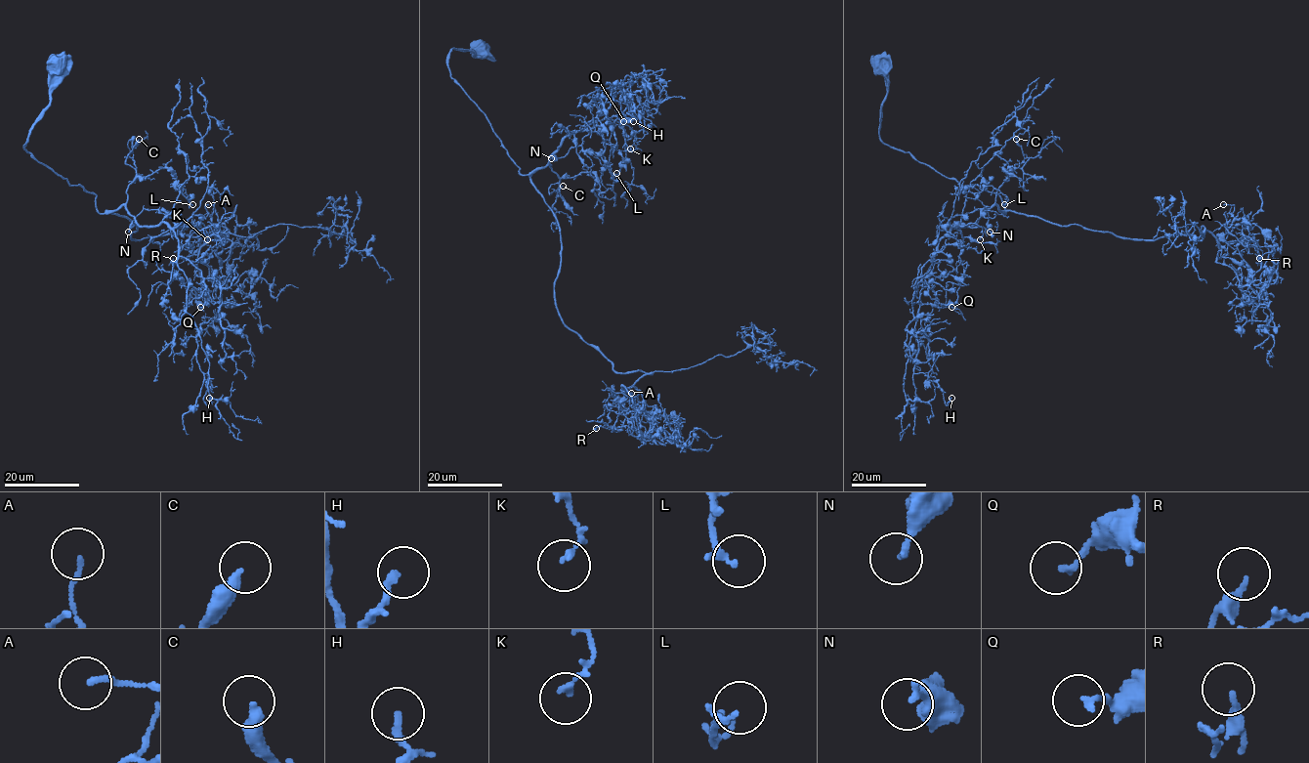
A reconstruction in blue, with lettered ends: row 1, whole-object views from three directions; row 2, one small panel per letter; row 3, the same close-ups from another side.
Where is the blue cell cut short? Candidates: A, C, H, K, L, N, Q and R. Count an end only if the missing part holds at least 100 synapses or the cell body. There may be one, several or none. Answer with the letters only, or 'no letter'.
no letter

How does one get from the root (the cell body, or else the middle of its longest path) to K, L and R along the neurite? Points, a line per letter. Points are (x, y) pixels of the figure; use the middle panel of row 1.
K: (480, 49), (452, 49), (450, 76), (520, 173), (542, 169), (568, 136), (613, 116), (630, 148)
L: (480, 49), (452, 49), (450, 76), (520, 173), (542, 169), (583, 130), (603, 137), (616, 173)
R: (480, 49), (450, 76), (556, 220), (562, 320), (649, 373), (596, 428)

